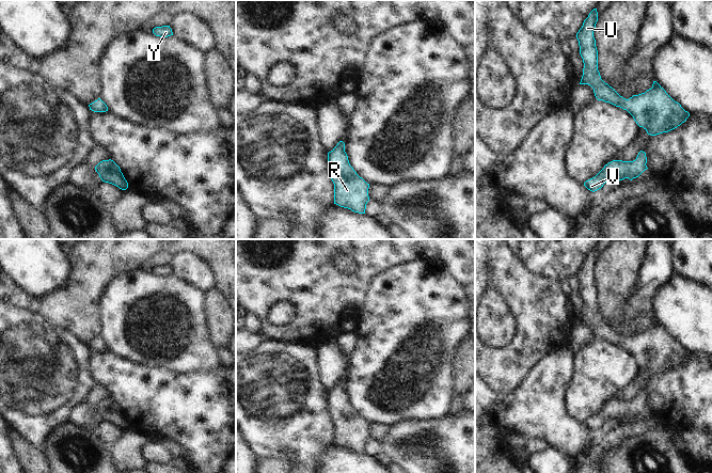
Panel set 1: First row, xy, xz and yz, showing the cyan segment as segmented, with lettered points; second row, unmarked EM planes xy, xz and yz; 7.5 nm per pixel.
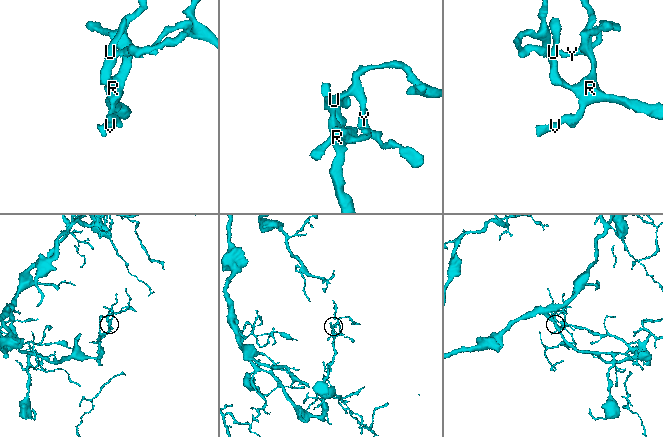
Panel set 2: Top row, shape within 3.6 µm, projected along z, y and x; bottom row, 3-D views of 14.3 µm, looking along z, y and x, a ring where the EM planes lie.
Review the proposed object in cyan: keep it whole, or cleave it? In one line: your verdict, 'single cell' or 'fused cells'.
single cell

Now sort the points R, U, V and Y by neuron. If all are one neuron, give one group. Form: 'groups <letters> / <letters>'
groups R U V Y

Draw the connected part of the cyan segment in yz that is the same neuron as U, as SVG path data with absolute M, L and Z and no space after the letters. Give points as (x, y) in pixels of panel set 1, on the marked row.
M594 9L576 33L580 54L584 63L580 84L590 85L598 100L627 110L636 124L650 136L668 132L684 123L690 113L675 101L656 81L653 81L652 88L645 93L626 99L601 79L598 70L598 50L594 37L597 21L598 12L597 9Z

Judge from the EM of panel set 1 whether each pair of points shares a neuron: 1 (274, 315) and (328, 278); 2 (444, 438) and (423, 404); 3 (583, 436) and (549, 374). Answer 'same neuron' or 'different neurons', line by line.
1: different neurons
2: different neurons
3: same neuron

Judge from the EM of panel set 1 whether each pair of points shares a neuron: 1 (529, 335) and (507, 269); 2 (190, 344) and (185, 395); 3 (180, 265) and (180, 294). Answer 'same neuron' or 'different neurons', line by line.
1: same neuron
2: different neurons
3: different neurons

